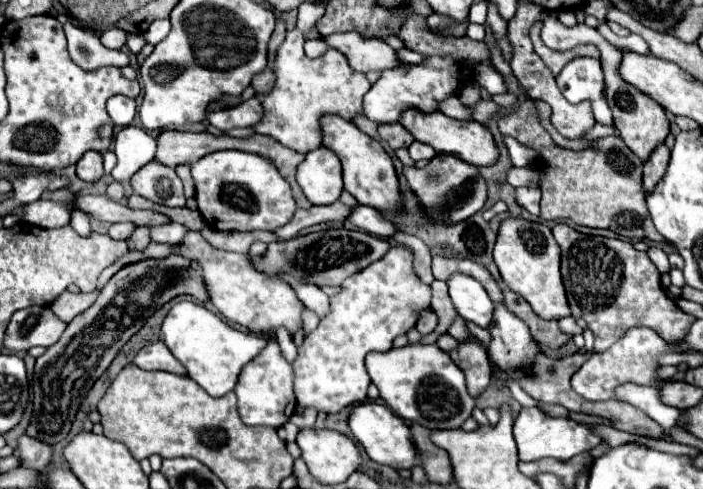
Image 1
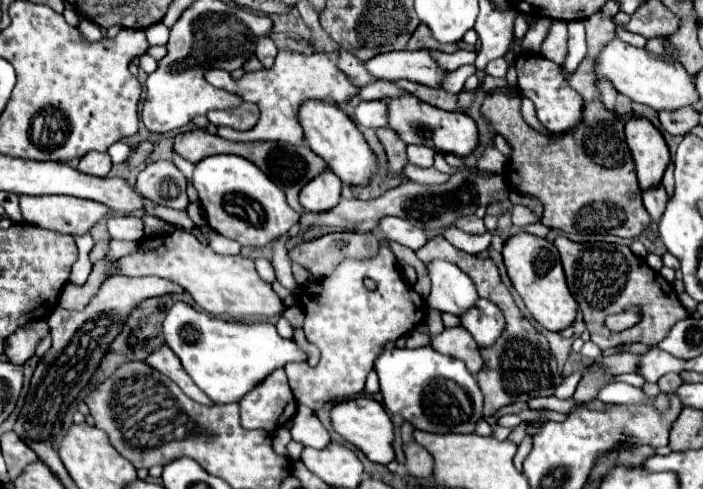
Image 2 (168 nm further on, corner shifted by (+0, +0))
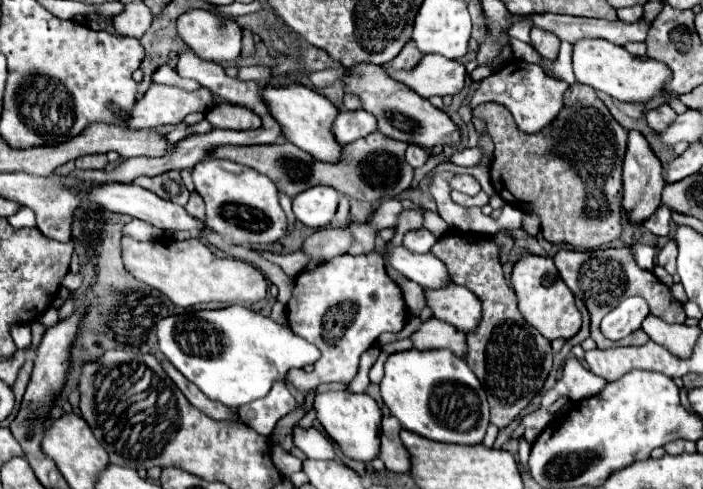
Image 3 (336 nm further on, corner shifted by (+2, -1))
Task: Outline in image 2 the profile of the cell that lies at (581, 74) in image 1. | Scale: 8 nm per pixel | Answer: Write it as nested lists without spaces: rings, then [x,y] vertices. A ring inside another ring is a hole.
[[[597,81],[597,87],[601,89],[601,99],[603,99],[603,103],[607,103],[607,107],[615,107],[615,97],[617,97],[617,91],[609,85],[609,83],[599,83]]]

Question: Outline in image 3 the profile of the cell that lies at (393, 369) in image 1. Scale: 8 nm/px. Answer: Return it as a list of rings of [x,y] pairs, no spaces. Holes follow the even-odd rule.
[[[405,350],[385,362],[381,398],[405,430],[435,442],[479,444],[489,424],[487,396],[467,362],[449,350]]]

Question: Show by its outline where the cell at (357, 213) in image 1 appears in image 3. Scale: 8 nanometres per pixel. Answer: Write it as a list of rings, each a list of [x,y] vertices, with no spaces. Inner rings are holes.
[[[421,228],[421,230],[413,230],[413,232],[407,232],[403,236],[403,246],[409,250],[409,252],[429,252],[431,246],[433,246],[435,238],[429,230]]]

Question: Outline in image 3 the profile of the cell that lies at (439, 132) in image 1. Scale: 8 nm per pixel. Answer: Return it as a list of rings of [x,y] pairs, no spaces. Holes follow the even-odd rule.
[[[359,64],[353,66],[349,76],[345,78],[345,92],[353,92],[361,98],[363,110],[371,112],[377,118],[377,130],[393,140],[401,140],[407,144],[417,144],[421,148],[441,146],[457,146],[461,142],[461,132],[457,124],[439,108],[435,108],[429,100],[417,96],[405,84],[387,78],[381,66]]]

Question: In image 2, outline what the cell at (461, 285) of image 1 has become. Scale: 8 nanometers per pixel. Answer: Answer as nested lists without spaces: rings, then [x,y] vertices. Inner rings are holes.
[[[431,261],[425,263],[425,269],[431,279],[429,307],[459,315],[459,311],[467,311],[467,307],[479,299],[475,285],[457,265],[449,261]]]

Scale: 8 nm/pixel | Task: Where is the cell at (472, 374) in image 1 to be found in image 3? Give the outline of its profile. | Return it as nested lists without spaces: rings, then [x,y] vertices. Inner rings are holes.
[[[437,318],[423,322],[421,328],[411,336],[411,340],[417,350],[447,348],[461,358],[467,352],[467,336],[463,332],[457,332],[457,328],[453,328],[451,324],[445,324]]]

